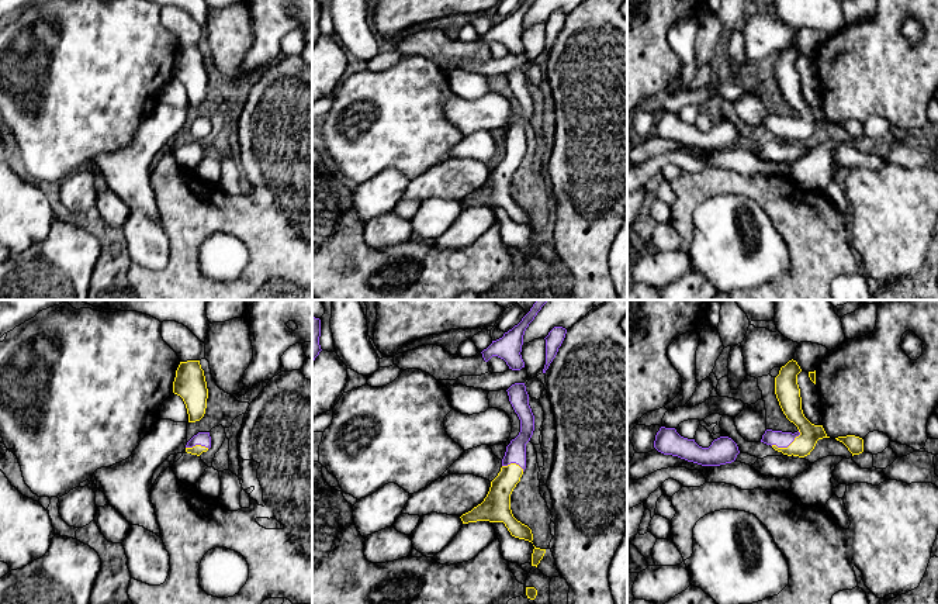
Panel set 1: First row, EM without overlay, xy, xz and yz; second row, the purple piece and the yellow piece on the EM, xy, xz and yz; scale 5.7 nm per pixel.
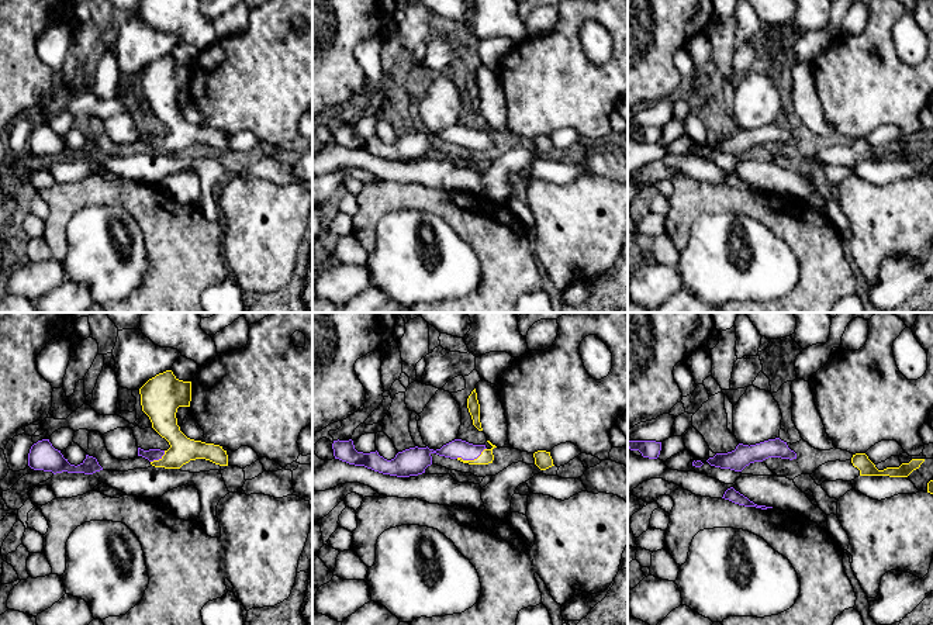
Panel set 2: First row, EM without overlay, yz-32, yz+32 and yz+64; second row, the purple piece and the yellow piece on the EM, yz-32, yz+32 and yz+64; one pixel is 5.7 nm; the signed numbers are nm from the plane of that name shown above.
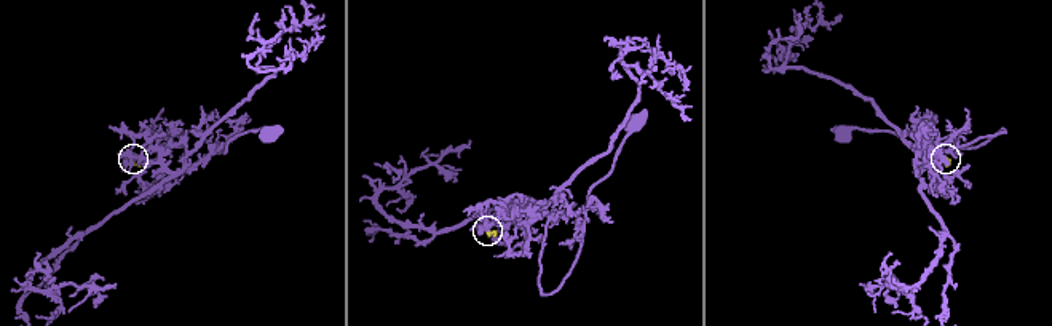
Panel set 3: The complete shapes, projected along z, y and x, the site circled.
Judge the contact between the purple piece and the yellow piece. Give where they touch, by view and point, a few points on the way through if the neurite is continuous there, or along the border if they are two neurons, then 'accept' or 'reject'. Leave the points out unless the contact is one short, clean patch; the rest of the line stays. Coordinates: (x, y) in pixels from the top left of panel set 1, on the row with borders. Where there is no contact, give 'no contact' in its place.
meets purple in yz at (785, 447); runs through yz (782, 439), (785, 447), (800, 432), (791, 404); accept

